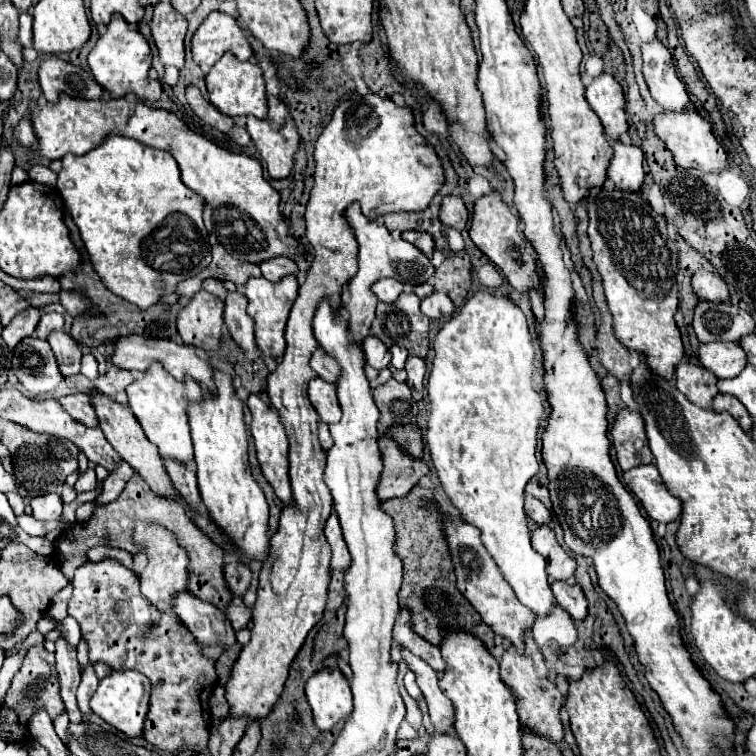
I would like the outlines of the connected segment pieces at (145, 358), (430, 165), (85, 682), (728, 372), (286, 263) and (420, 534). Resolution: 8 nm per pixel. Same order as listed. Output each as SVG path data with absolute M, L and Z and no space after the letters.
M131 335L131 337L121 337L115 341L115 351L109 357L109 363L121 367L121 369L129 369L129 371L147 371L151 367L151 363L161 363L165 367L165 371L169 371L175 379L185 379L191 377L197 383L207 385L213 391L213 365L205 359L199 359L195 347L187 347L187 345L179 345L171 339L147 339L147 337L139 337L139 335Z
M353 93L349 101L341 101L333 113L333 119L323 129L321 137L315 143L315 185L311 189L311 197L305 211L307 221L307 239L315 249L315 257L311 261L311 269L307 271L305 283L299 287L299 297L289 313L289 321L285 327L287 351L279 361L275 373L269 375L269 399L273 409L279 413L281 423L289 437L289 475L291 475L291 489L293 489L293 505L285 507L281 513L279 529L271 537L273 553L263 563L259 575L259 589L257 589L257 603L253 607L253 629L251 641L241 649L237 661L233 663L231 677L225 683L225 699L229 705L229 715L239 719L247 717L251 721L263 719L273 709L275 701L279 699L283 685L289 675L289 665L295 659L297 651L307 639L307 633L321 621L325 605L327 605L327 587L331 581L331 551L329 543L323 535L327 517L333 509L333 497L329 487L323 481L325 471L325 451L317 439L317 425L319 415L313 409L307 397L307 383L315 379L317 373L309 367L309 355L319 347L313 335L313 315L323 299L329 301L333 313L341 307L341 295L347 287L349 279L357 273L357 239L353 239L353 231L345 223L345 211L351 203L361 205L361 213L367 219L377 219L379 215L391 211L423 211L437 191L445 183L445 171L441 165L439 155L435 149L425 141L425 137L415 129L415 117L411 107L399 107L391 99L381 99L375 93L365 97Z
M89 663L87 669L83 671L83 677L81 677L81 685L79 685L79 691L77 691L77 701L79 701L79 709L85 717L91 715L91 707L89 707L89 699L93 697L93 691L97 689L99 685L99 679L93 671L93 665Z
M725 341L703 343L699 347L699 361L705 369L715 373L717 379L733 379L747 365L745 351L741 349L741 345Z
M273 257L269 261L263 261L259 267L263 271L263 277L273 281L273 283L281 281L287 275L297 275L299 273L297 263L293 259L289 259L289 257Z
M417 485L405 497L389 499L381 505L385 513L389 513L395 521L397 545L395 551L403 559L405 575L399 591L401 607L409 607L413 615L413 629L419 637L427 639L433 645L439 645L445 629L465 629L479 637L485 647L493 649L493 631L481 621L473 605L457 591L455 573L451 555L447 549L447 539L443 533L443 513L439 503L433 499L433 491L429 487Z

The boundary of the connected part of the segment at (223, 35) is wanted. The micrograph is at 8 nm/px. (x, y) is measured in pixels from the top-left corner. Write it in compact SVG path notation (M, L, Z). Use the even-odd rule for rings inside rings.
M211 13L197 33L193 35L193 61L199 65L215 65L225 51L231 51L239 61L247 61L253 55L249 41L231 15Z

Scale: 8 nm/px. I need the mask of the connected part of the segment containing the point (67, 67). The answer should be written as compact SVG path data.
M45 55L39 69L39 81L45 99L51 103L57 103L61 93L75 99L101 99L105 95L103 87L93 79L93 75L55 55Z

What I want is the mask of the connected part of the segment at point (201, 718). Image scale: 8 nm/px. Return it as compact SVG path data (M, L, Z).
M103 559L99 563L85 563L75 571L73 577L73 597L69 599L67 613L81 625L81 637L89 647L91 663L107 663L115 671L135 669L149 677L151 681L151 701L149 715L145 719L143 737L163 751L177 751L181 747L207 747L209 741L209 697L217 685L215 661L201 653L201 645L197 639L189 635L187 627L179 621L173 623L173 615L165 615L165 611L157 611L153 603L149 603L139 591L139 579L125 569L115 559Z

